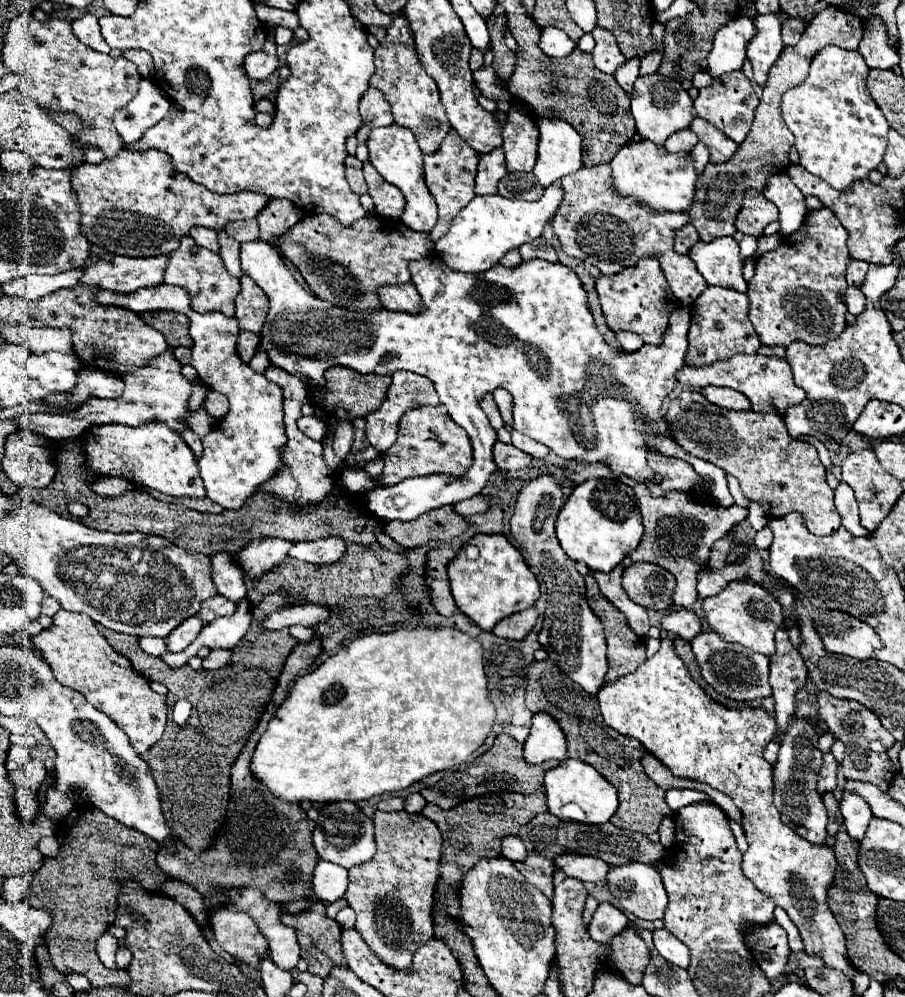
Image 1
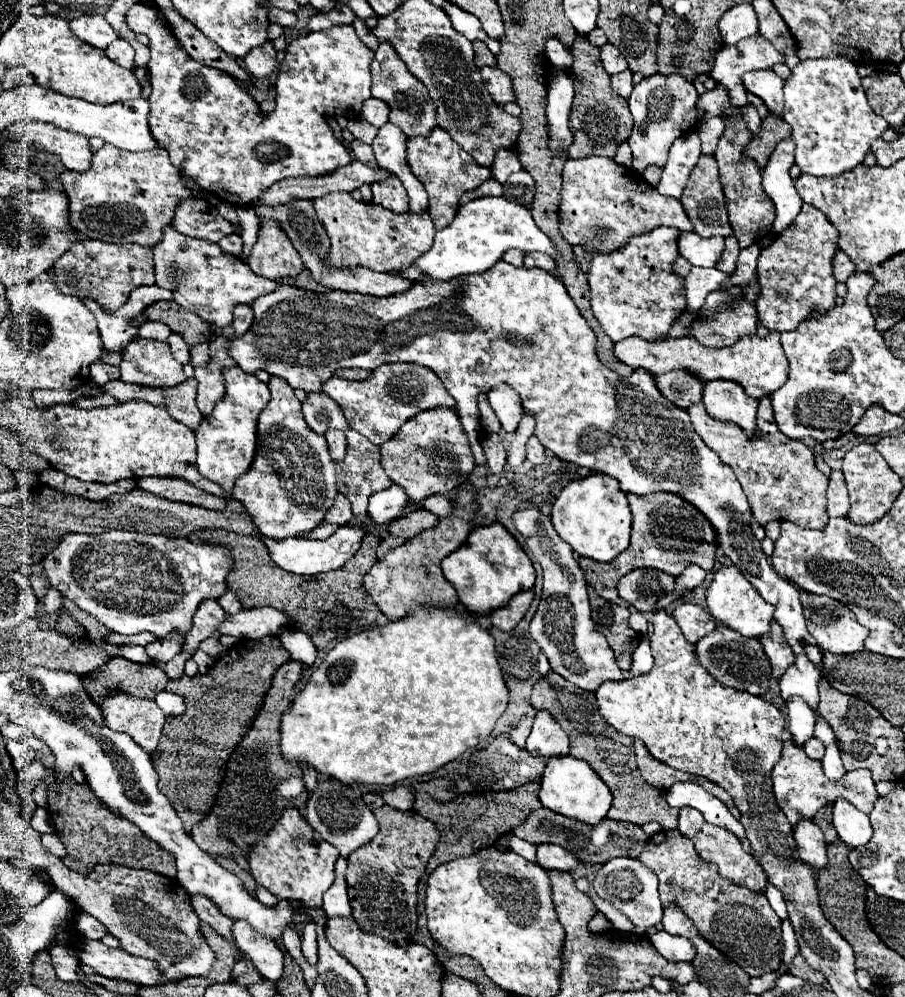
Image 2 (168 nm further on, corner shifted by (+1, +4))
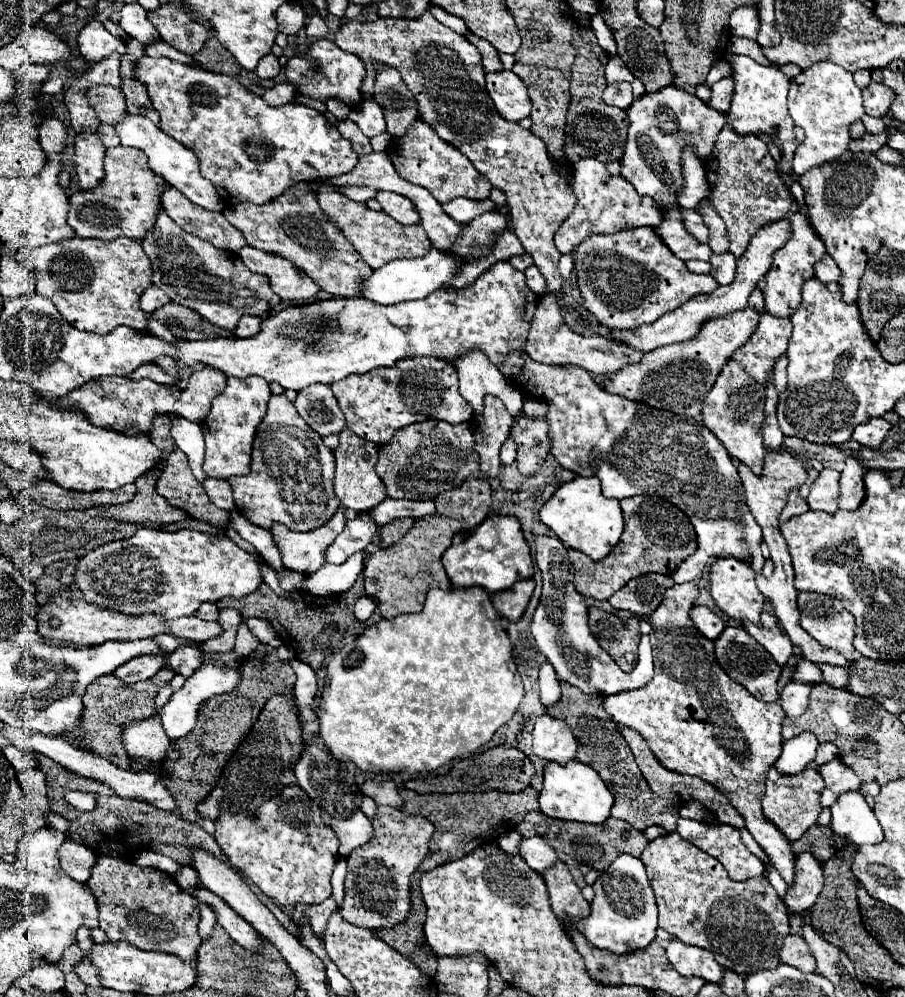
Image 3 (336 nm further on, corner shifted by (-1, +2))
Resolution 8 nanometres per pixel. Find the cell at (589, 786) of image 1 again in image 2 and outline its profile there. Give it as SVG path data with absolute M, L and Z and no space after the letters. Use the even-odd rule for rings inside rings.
M553 756L547 760L545 772L541 776L539 800L545 808L557 814L595 826L607 816L611 808L611 790L585 760L577 760L573 756Z

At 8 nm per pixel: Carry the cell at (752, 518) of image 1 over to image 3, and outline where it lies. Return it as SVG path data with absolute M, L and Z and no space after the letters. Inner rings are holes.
M797 490L797 492L789 492L789 502L787 502L787 506L785 506L785 510L781 512L781 524L783 522L787 522L789 518L801 515L807 512L807 502L805 502L805 498L801 496L801 492Z

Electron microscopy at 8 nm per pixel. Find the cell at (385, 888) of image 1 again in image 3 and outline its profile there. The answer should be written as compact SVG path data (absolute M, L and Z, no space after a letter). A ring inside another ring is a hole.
M379 806L377 814L371 818L375 836L371 842L355 848L347 856L347 878L345 878L345 898L339 906L343 920L359 928L391 928L409 912L409 884L411 874L427 856L427 844L433 836L433 824L423 816L411 816L391 806Z

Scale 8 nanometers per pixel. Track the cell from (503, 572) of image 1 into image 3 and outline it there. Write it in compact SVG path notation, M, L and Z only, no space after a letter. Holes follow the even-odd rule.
M489 516L485 518L477 528L471 530L469 538L461 538L459 534L453 538L453 544L445 550L443 554L443 566L445 572L451 580L453 586L457 588L469 588L469 586L483 586L487 592L499 592L503 588L511 588L517 580L525 580L533 576L533 562L531 562L531 552L527 546L527 540L521 532L521 522L515 516Z

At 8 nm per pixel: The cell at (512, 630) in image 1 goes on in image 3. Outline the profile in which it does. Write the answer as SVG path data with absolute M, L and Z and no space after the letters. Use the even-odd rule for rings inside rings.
M527 578L527 580L515 582L509 590L495 592L493 594L493 604L495 604L497 612L503 618L509 618L511 622L519 620L523 616L527 604L529 604L533 588L535 588L535 582L531 578Z

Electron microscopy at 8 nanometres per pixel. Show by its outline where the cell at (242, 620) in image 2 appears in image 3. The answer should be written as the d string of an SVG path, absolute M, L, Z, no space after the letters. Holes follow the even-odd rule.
M77 588L61 590L53 594L37 612L39 634L51 642L59 644L77 644L77 646L97 646L107 640L139 640L139 638L155 638L159 634L181 636L193 640L197 644L217 638L221 634L221 626L217 622L205 622L197 616L183 616L179 620L163 620L163 616L143 614L143 616L127 616L123 612L111 612L109 608L99 608L99 604L89 604Z

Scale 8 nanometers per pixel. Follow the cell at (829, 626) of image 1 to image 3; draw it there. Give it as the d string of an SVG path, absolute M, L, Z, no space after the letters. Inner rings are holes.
M799 592L799 626L811 634L821 646L841 652L845 658L853 660L853 614L843 608L839 600L817 592Z

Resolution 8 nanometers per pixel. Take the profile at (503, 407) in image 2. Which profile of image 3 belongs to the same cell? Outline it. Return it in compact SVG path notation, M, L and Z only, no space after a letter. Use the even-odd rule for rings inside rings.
M509 438L501 448L501 464L507 466L513 462L515 462L515 442L513 442L513 438Z

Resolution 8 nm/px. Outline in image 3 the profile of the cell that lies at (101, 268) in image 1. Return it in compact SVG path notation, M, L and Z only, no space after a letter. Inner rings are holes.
M73 236L39 248L19 248L15 260L35 274L37 294L49 298L71 326L91 334L109 334L119 324L135 330L147 328L147 314L141 310L139 298L151 286L153 270L139 240L107 242Z

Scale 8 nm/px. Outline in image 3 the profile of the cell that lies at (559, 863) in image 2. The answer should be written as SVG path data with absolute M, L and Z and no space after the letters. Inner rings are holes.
M521 838L519 856L523 856L527 866L531 866L539 874L557 862L555 850L551 846L547 846L543 838Z

